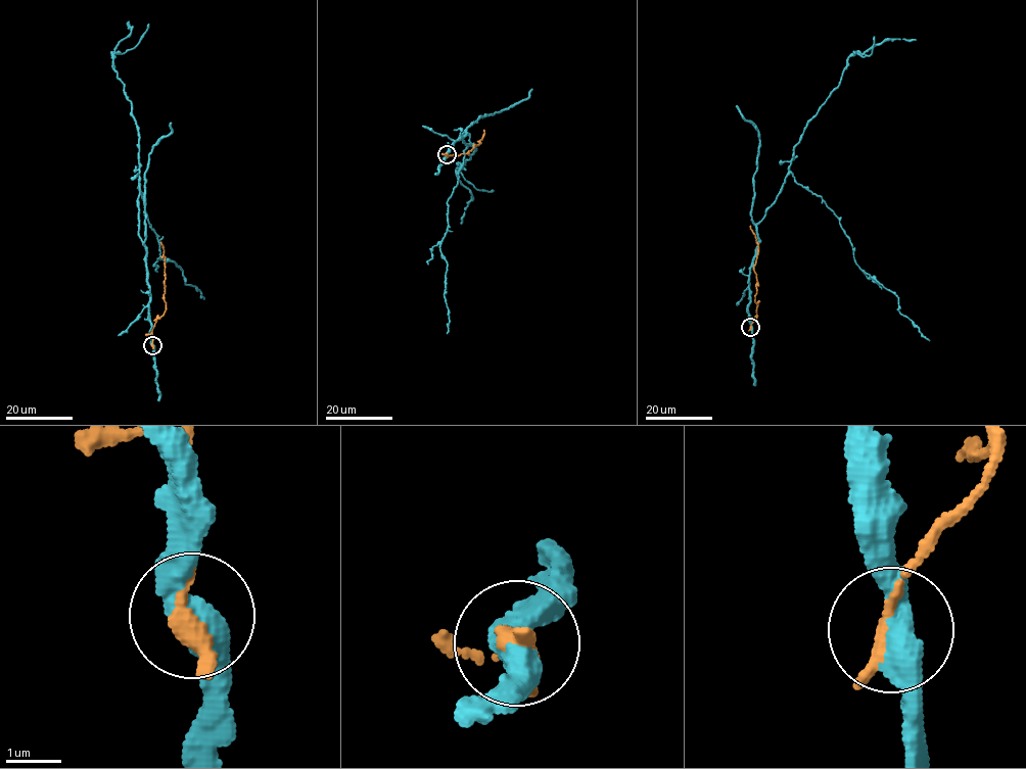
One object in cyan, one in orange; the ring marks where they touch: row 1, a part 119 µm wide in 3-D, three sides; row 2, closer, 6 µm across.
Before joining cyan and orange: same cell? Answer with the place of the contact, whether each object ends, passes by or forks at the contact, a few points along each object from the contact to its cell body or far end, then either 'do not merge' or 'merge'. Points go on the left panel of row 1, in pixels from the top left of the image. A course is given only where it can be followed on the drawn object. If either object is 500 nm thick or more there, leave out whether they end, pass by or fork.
at (152, 345); cyan passes by; orange ends there; cyan runs (152, 345), (145, 245), (138, 232), (139, 184), (159, 257), (179, 267), (184, 283), (203, 299); orange runs (152, 345), (151, 330), (166, 307), (165, 256), (160, 242); do not merge

